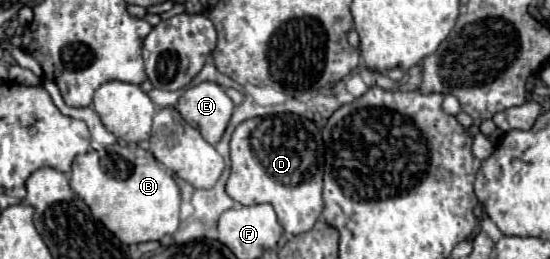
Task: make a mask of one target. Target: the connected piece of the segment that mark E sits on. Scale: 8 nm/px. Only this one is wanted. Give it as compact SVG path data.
M207 81L189 87L175 109L179 109L183 121L195 125L203 133L207 143L217 145L233 113L233 101L225 95L223 87Z

